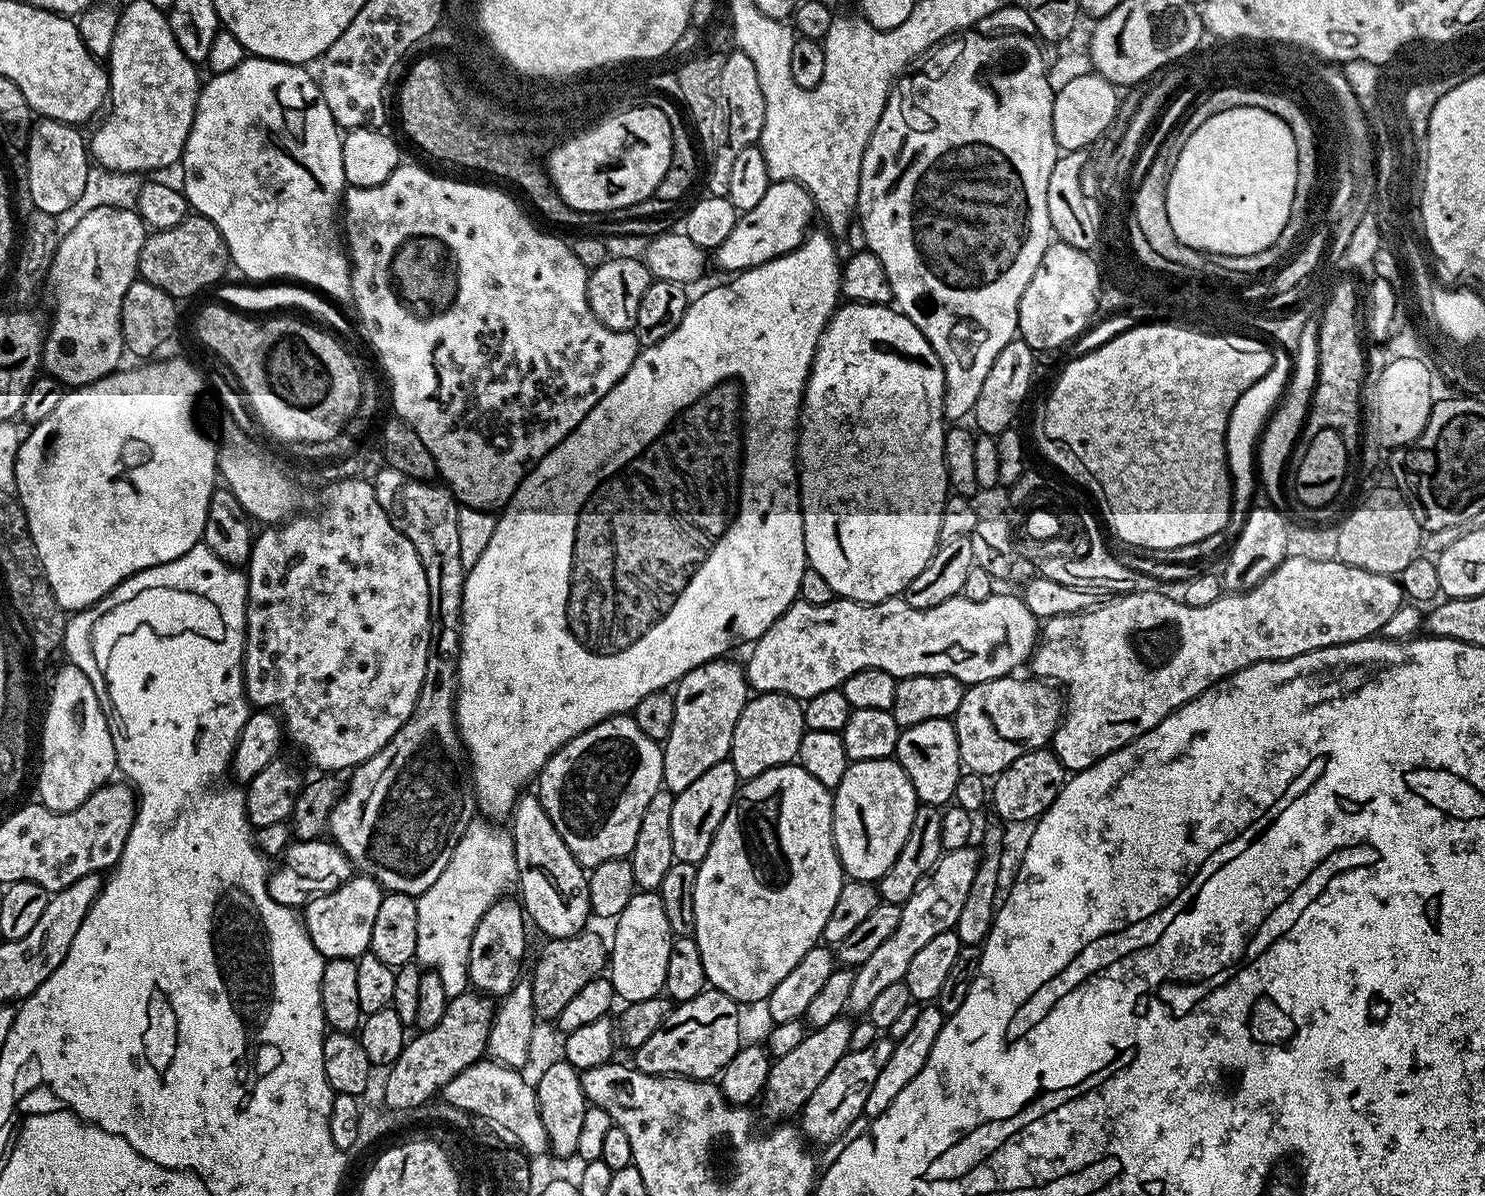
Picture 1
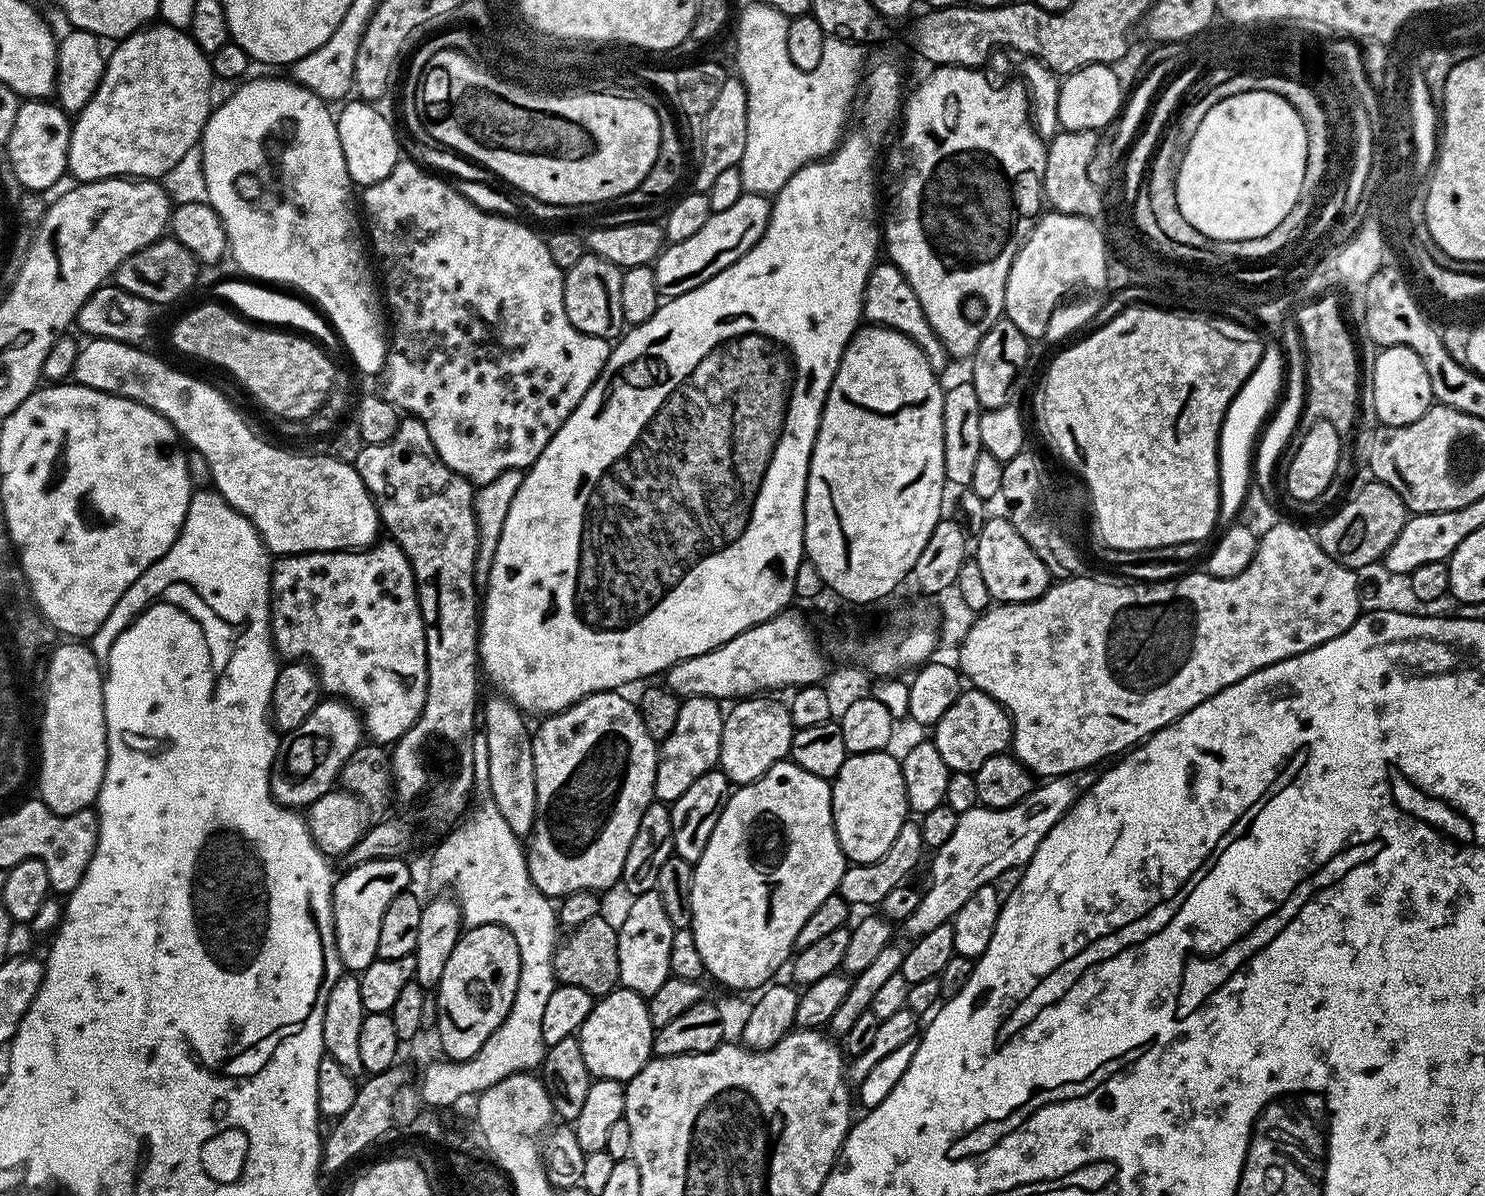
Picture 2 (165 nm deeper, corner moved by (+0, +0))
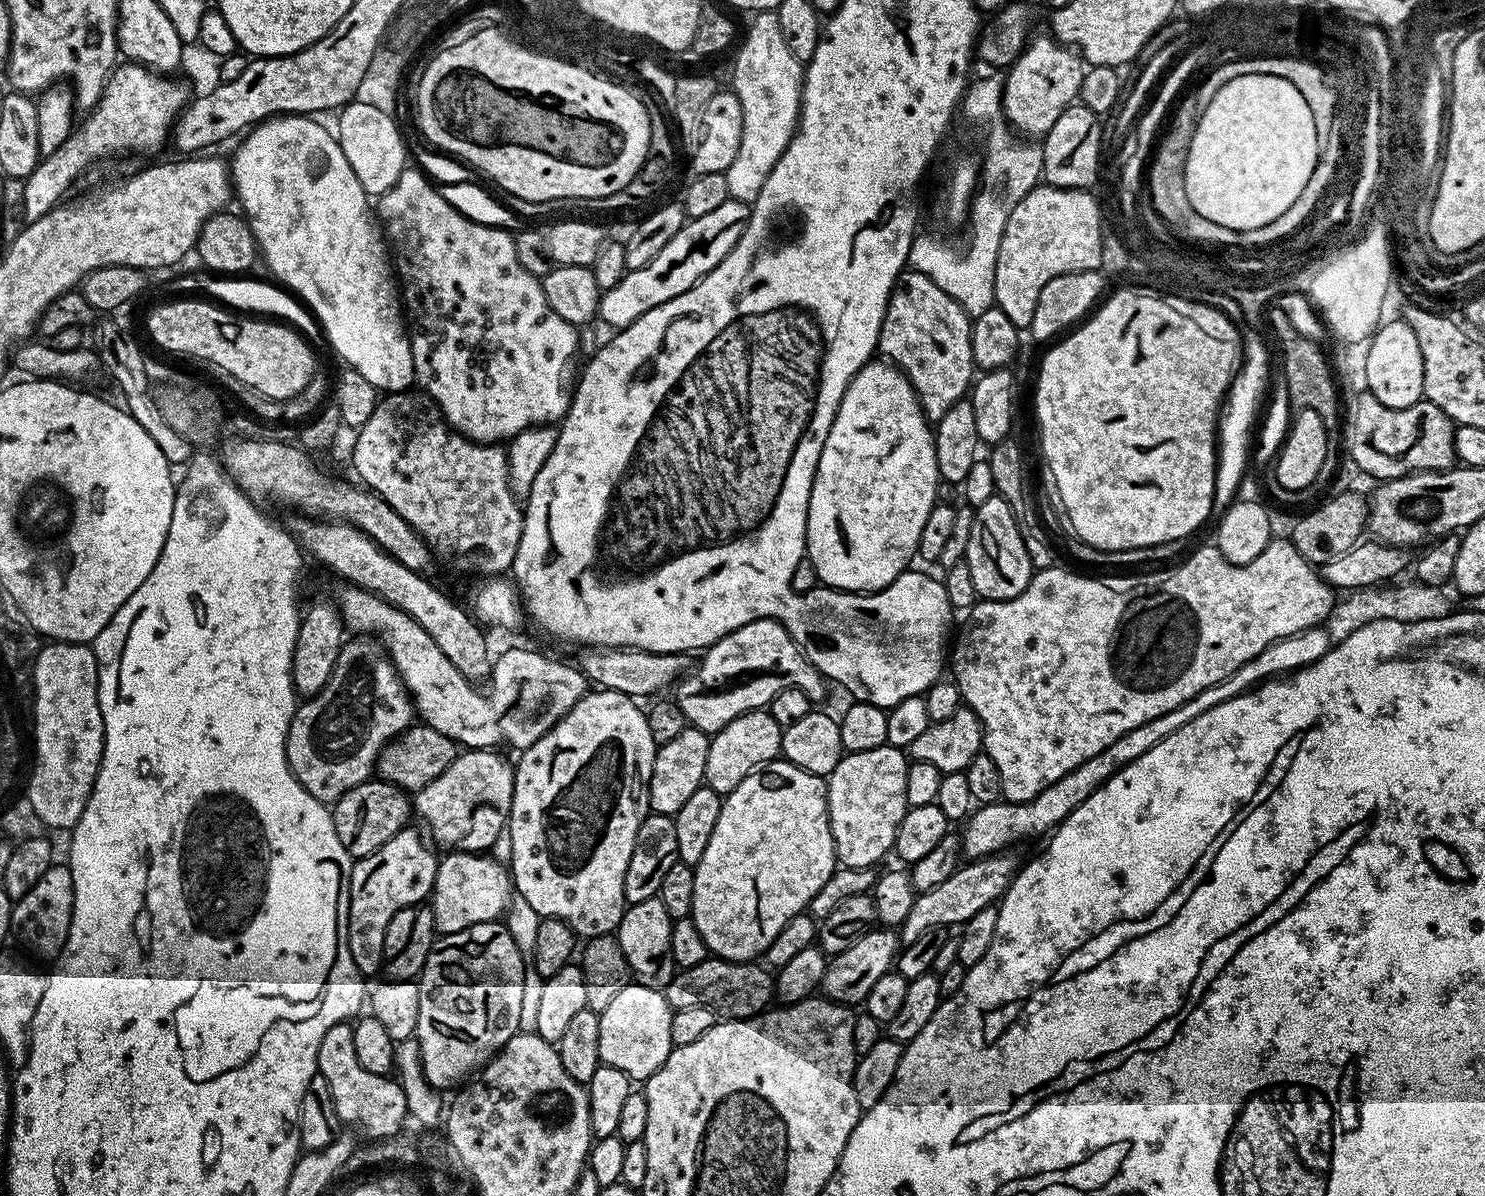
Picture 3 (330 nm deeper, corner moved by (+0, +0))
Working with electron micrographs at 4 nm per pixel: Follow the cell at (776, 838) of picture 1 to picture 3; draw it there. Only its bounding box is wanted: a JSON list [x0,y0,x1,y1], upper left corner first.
[691,758,838,961]

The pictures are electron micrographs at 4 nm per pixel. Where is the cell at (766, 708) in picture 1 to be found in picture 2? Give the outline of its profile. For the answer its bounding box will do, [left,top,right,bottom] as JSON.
[718,694,794,785]

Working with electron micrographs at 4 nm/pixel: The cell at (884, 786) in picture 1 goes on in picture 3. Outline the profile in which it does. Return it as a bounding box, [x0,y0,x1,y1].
[827,743,910,868]

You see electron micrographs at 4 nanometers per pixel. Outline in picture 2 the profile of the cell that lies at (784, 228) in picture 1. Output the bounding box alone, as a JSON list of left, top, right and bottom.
[654,192,771,298]

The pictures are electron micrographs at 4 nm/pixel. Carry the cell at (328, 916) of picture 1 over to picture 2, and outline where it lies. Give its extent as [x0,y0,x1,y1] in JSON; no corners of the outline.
[332,856,412,974]

